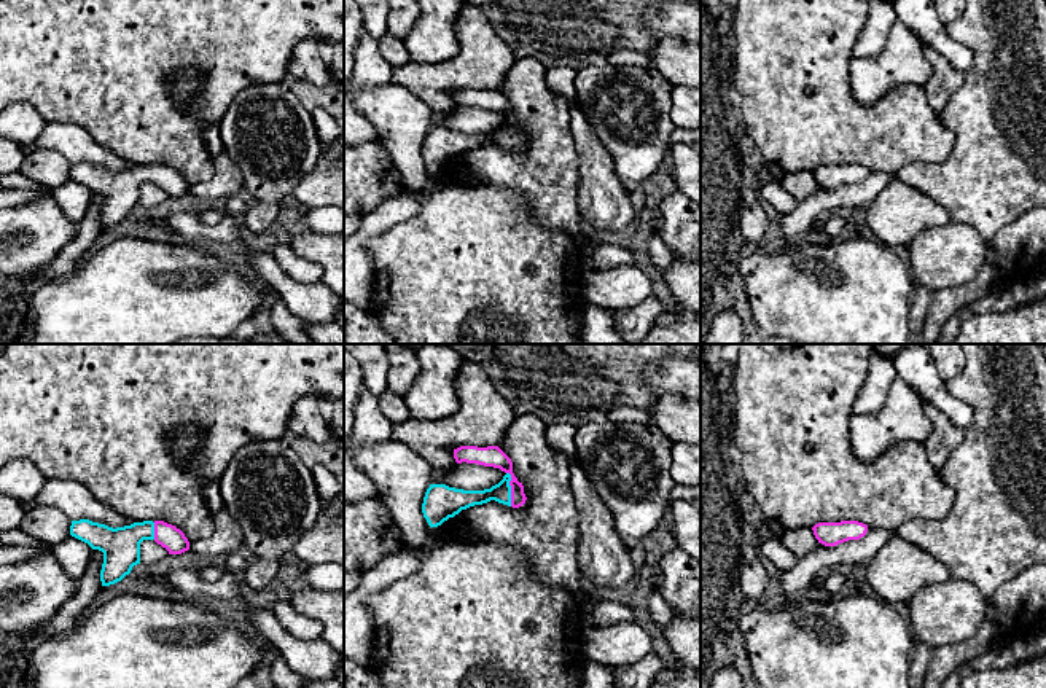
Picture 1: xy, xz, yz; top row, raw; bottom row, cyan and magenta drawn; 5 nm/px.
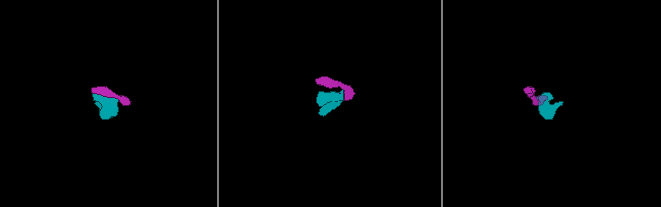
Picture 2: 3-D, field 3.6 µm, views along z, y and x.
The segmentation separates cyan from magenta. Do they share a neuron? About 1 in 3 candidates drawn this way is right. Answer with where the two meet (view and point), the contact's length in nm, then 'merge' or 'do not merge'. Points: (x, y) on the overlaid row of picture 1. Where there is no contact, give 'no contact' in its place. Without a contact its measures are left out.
meets cyan in xz at (510, 489); contact 180 nm long; merge

